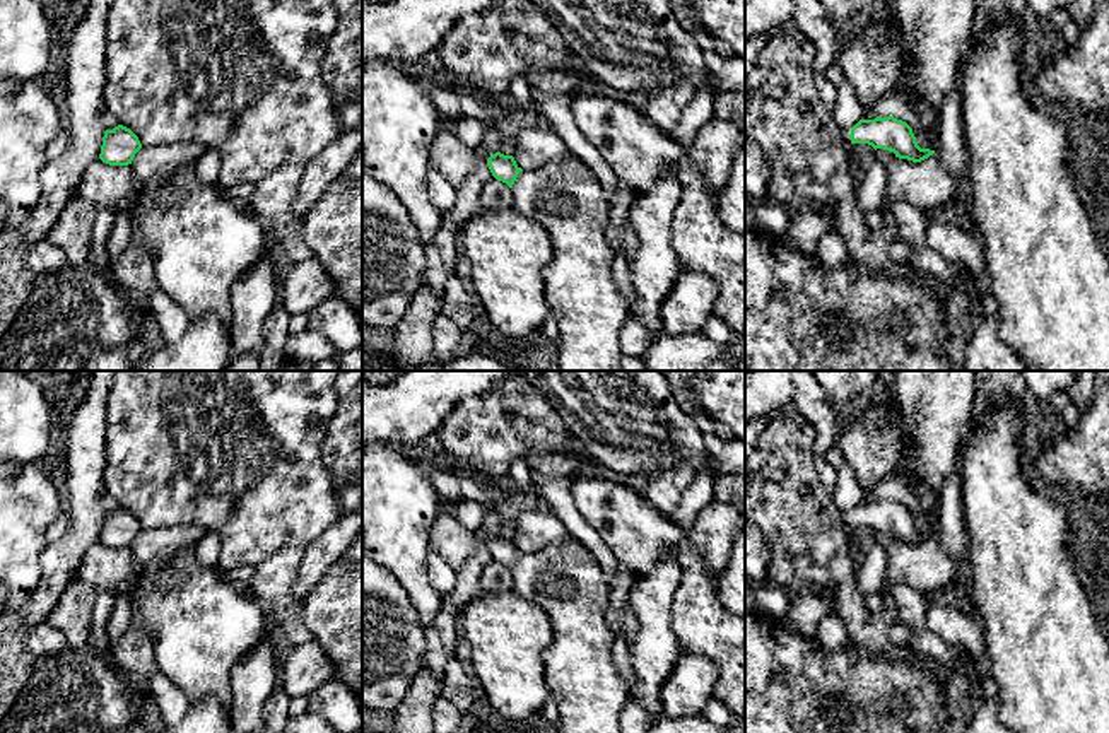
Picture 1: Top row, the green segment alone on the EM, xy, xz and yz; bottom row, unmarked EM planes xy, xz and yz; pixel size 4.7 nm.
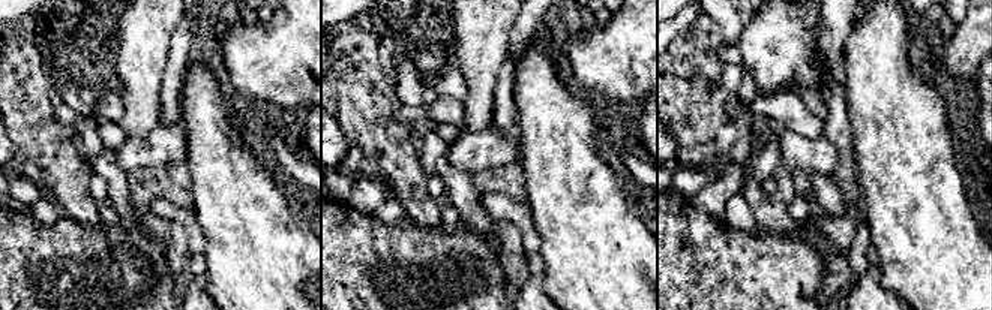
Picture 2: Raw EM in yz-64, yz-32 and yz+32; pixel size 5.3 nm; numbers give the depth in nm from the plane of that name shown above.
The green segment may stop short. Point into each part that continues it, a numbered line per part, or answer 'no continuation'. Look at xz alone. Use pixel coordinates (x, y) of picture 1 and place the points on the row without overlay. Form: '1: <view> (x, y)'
1: xz (566, 580)

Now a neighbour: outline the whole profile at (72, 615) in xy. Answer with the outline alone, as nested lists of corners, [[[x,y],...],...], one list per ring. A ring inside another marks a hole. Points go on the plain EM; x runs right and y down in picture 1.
[[[75,578],[48,615],[46,622],[65,636],[68,648],[89,646],[96,593],[94,586]]]

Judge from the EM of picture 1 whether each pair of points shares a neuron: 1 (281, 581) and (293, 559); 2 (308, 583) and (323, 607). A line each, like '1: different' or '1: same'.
1: same
2: different

